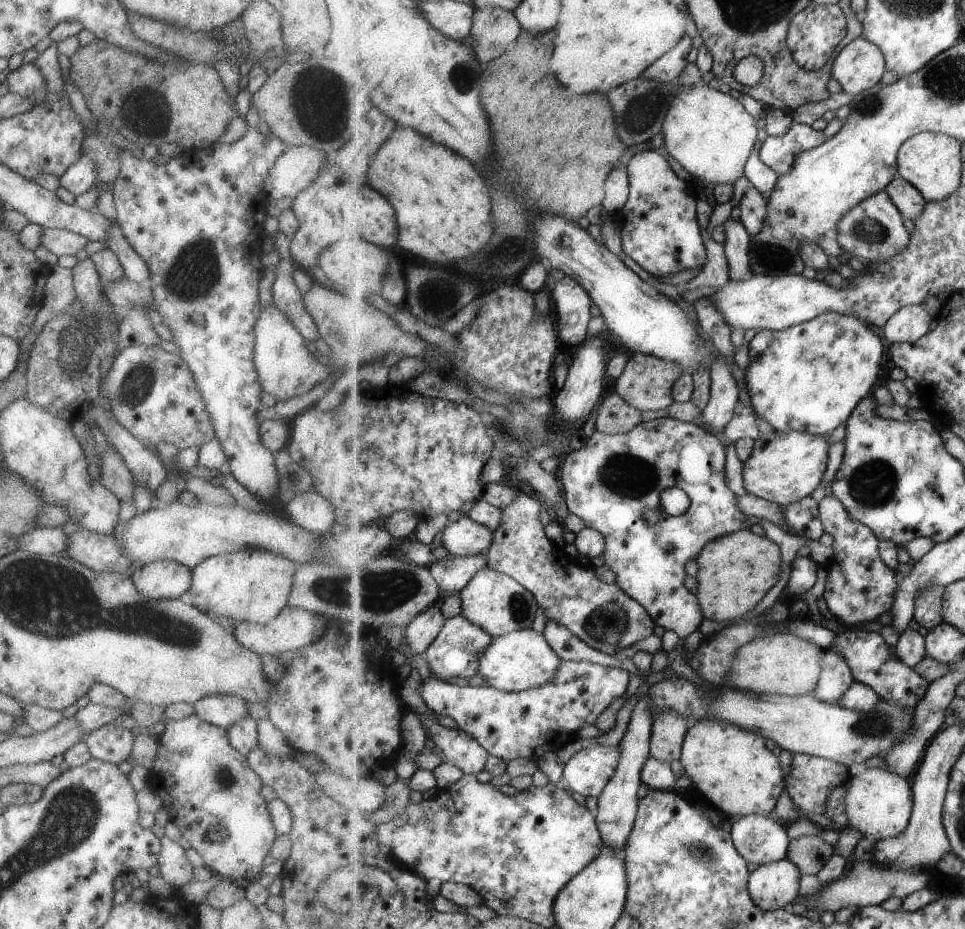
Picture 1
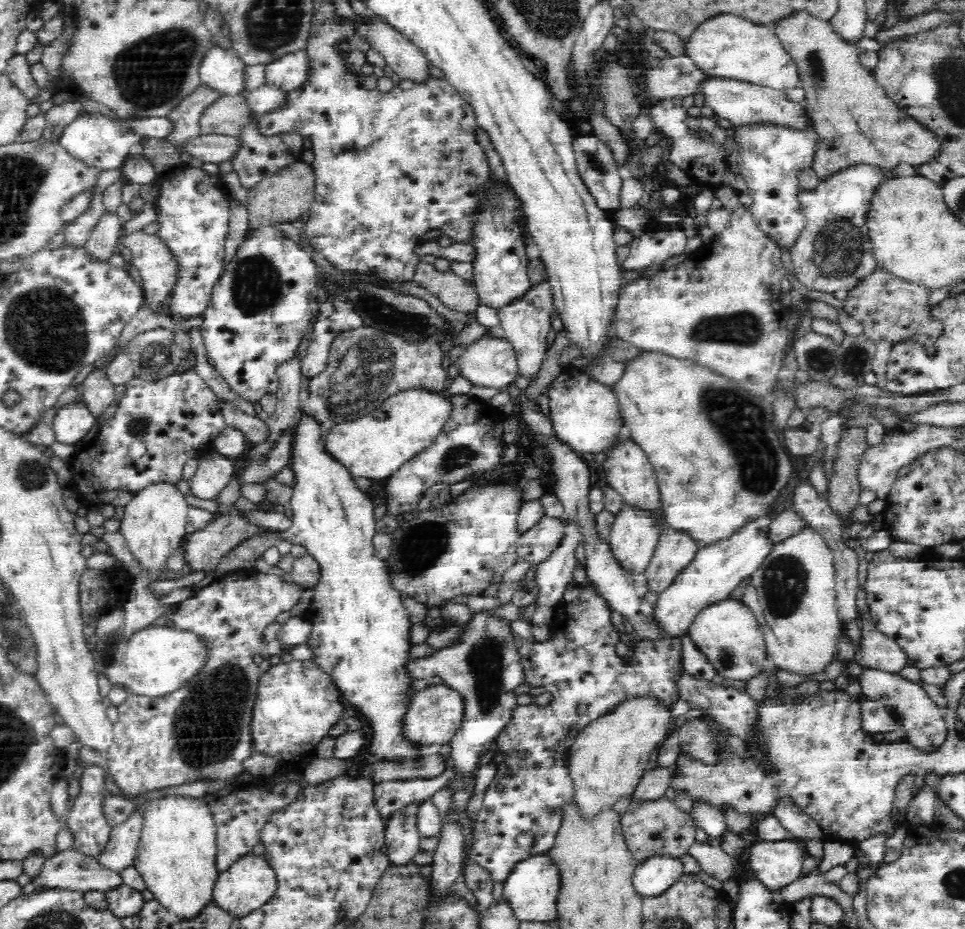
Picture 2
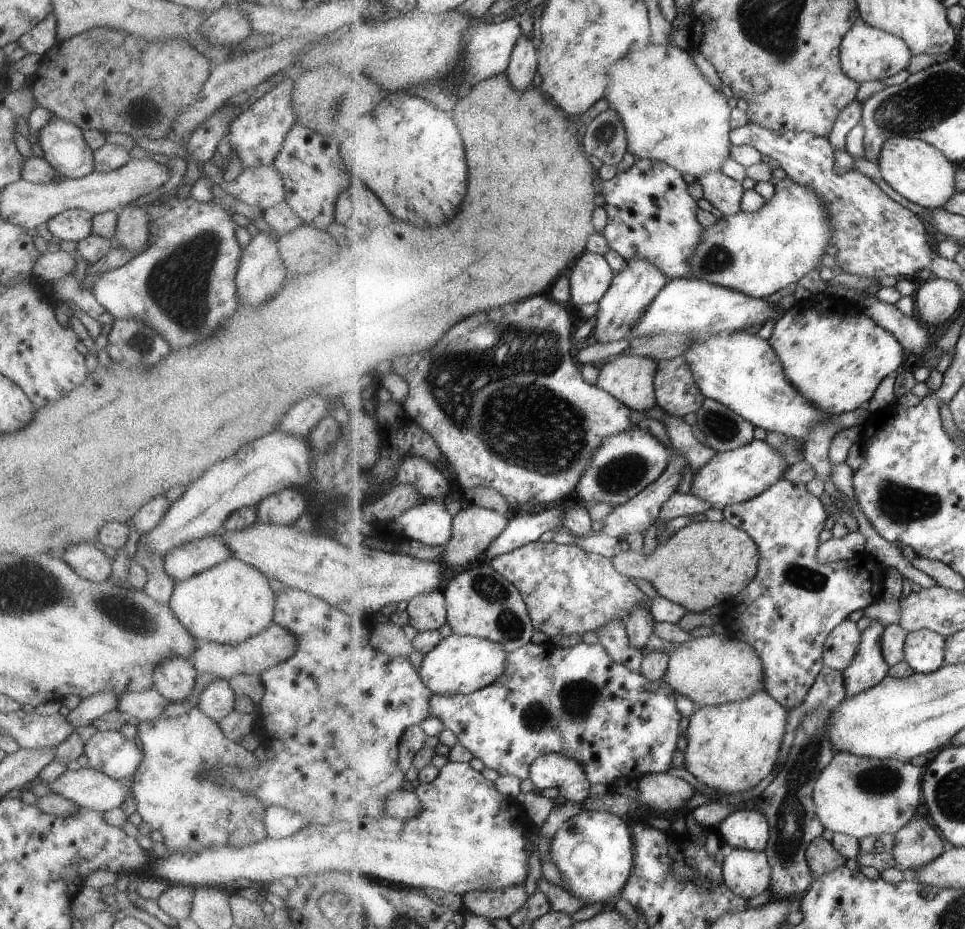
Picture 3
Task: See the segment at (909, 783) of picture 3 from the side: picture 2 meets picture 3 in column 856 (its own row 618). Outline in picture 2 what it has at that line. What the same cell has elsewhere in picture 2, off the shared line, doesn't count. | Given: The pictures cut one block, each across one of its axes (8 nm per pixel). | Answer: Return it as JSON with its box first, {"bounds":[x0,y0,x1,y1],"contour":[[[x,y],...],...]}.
{"bounds":[741,528,841,675],"contour":[[[811,528],[776,543],[764,563],[755,570],[741,602],[758,622],[767,649],[768,663],[797,675],[822,672],[836,659],[841,628],[835,596],[833,553]]]}

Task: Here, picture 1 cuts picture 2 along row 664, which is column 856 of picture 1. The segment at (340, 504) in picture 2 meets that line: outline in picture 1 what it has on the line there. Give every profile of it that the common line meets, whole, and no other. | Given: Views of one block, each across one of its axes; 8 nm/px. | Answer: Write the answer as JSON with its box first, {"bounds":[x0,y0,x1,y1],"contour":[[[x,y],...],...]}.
{"bounds":[745,310,885,436],"contour":[[[831,310],[781,331],[757,332],[750,342],[750,364],[745,372],[746,387],[757,418],[784,434],[798,431],[825,436],[846,425],[860,404],[871,401],[873,388],[881,376],[885,342],[875,331],[877,328],[859,316]]]}

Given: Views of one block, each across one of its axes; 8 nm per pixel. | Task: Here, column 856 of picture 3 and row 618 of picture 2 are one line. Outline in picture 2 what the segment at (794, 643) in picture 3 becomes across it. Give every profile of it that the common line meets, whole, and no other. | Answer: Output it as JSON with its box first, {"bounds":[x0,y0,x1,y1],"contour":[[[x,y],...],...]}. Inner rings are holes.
{"bounds":[470,580,682,883],"contour":[[[573,580],[568,582],[568,586],[564,592],[563,598],[561,602],[557,606],[556,617],[554,622],[552,622],[551,628],[551,637],[549,639],[540,640],[538,642],[530,642],[528,638],[522,638],[517,634],[514,634],[514,647],[516,647],[516,654],[520,657],[520,665],[522,665],[522,670],[526,679],[528,680],[536,680],[536,682],[530,682],[532,687],[542,686],[542,688],[546,688],[550,694],[552,694],[552,700],[544,706],[538,706],[537,704],[531,703],[528,705],[516,705],[512,709],[512,718],[510,718],[510,722],[506,724],[506,727],[499,735],[495,738],[495,751],[499,751],[504,755],[504,760],[497,765],[498,772],[496,772],[496,776],[494,780],[488,785],[488,788],[484,791],[484,798],[481,806],[481,810],[478,812],[475,826],[474,826],[474,842],[472,842],[472,846],[470,846],[470,861],[474,861],[474,863],[478,864],[481,868],[484,868],[488,871],[490,878],[493,882],[503,883],[508,876],[508,873],[518,862],[522,862],[524,858],[530,858],[533,855],[546,855],[548,854],[548,850],[554,846],[554,841],[558,832],[558,829],[561,825],[562,818],[562,809],[564,803],[573,796],[573,783],[571,780],[571,776],[569,775],[569,748],[572,746],[576,735],[580,734],[582,730],[584,730],[584,726],[588,726],[592,720],[596,720],[596,718],[600,718],[601,715],[608,714],[608,711],[613,709],[613,706],[616,706],[616,703],[619,703],[621,700],[625,698],[635,697],[636,695],[656,695],[666,703],[666,705],[672,706],[679,698],[676,692],[676,687],[674,684],[675,676],[682,670],[682,656],[681,656],[681,647],[680,647],[680,637],[668,637],[668,640],[662,640],[662,642],[648,642],[648,640],[642,640],[636,643],[633,646],[632,660],[630,665],[624,664],[624,660],[618,654],[616,654],[616,644],[620,642],[620,636],[618,635],[617,630],[611,624],[610,618],[612,616],[612,610],[610,610],[609,603],[598,594],[598,590],[593,586],[586,586],[586,588],[582,588],[580,584],[577,584]],[[520,834],[530,834],[532,836],[532,842],[530,842],[530,846],[528,848],[520,848],[518,846],[518,836]]]}

